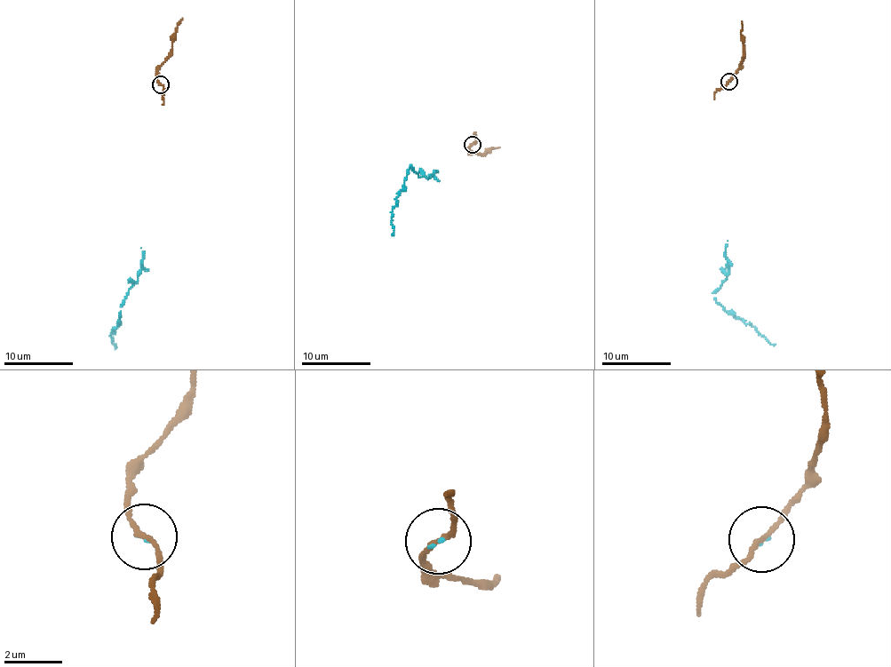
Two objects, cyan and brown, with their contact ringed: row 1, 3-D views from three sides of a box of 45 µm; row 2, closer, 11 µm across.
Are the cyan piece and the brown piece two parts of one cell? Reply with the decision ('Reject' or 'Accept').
Accept

